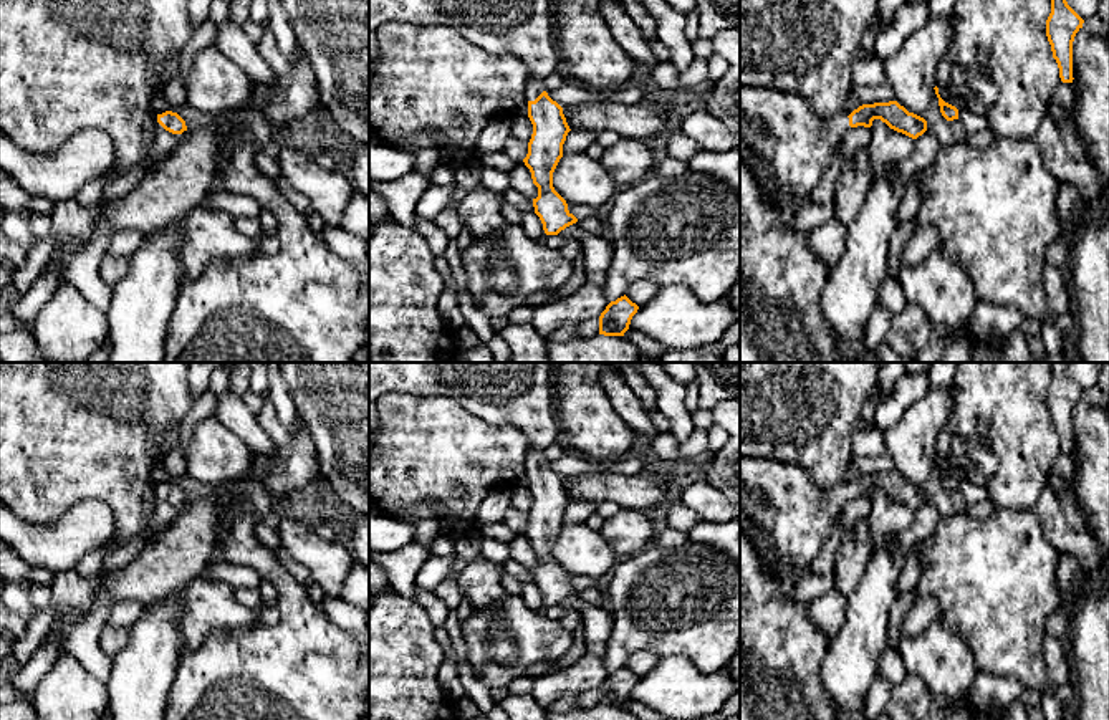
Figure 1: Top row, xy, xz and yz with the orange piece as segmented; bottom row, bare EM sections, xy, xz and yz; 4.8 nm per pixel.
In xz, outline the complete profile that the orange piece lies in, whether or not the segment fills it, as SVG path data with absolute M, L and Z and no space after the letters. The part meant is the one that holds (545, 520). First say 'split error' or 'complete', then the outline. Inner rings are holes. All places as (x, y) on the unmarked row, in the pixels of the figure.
split error; M369 362L369 402L392 392L454 399L488 427L511 425L528 439L533 505L523 533L538 558L535 584L546 606L576 594L553 558L553 543L571 502L563 478L545 462L545 450L559 442L561 432L554 362Z

